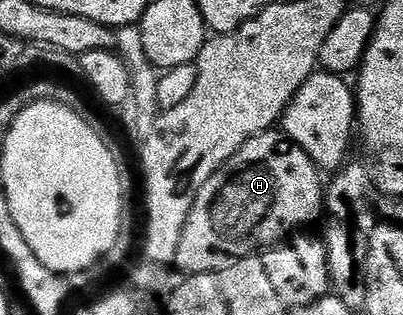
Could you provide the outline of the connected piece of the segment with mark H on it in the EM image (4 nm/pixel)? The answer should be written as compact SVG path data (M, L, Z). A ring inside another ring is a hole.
M268 131L249 138L241 147L241 151L230 157L216 171L213 179L209 179L209 183L201 187L183 228L174 268L184 269L184 274L187 275L208 273L220 268L224 259L238 259L278 246L284 239L299 231L294 229L299 229L302 225L311 225L318 217L320 220L324 216L325 181L319 176L320 170L309 159L309 155L305 155L305 151L297 147L297 143L288 141L282 132Z

